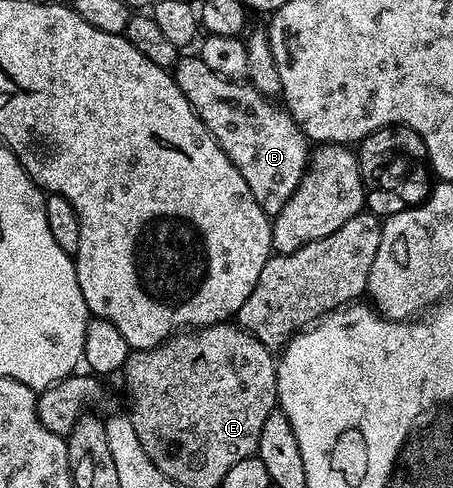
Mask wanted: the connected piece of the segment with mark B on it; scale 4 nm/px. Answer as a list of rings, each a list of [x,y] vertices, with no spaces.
[[[198,56],[177,57],[174,77],[182,96],[186,96],[210,136],[214,136],[214,140],[220,145],[222,152],[226,152],[234,168],[242,172],[242,180],[246,180],[250,192],[254,192],[254,200],[258,200],[262,212],[269,216],[279,214],[286,200],[294,196],[305,170],[308,169],[310,140],[301,132],[300,125],[293,120],[283,105],[275,106],[276,102],[271,97],[256,91],[247,81],[223,78],[218,76],[218,72],[210,72],[210,68],[206,68],[206,64],[202,64]]]

